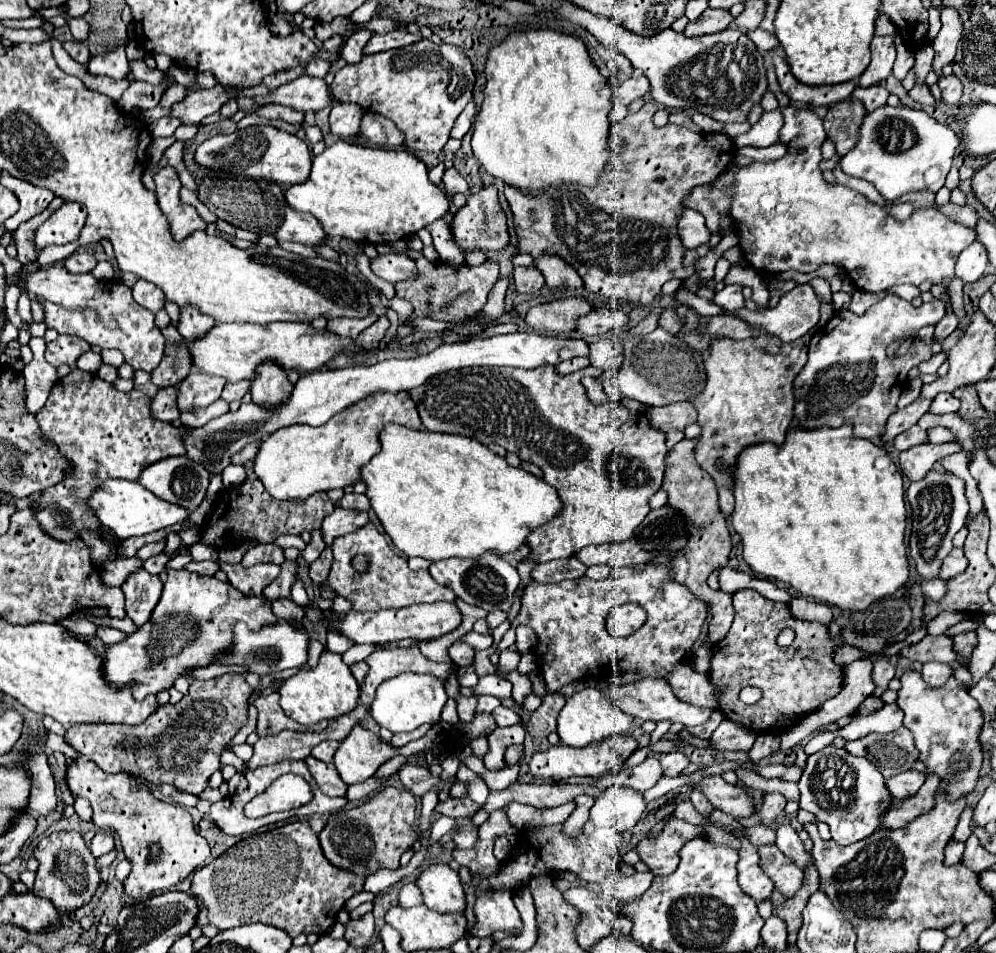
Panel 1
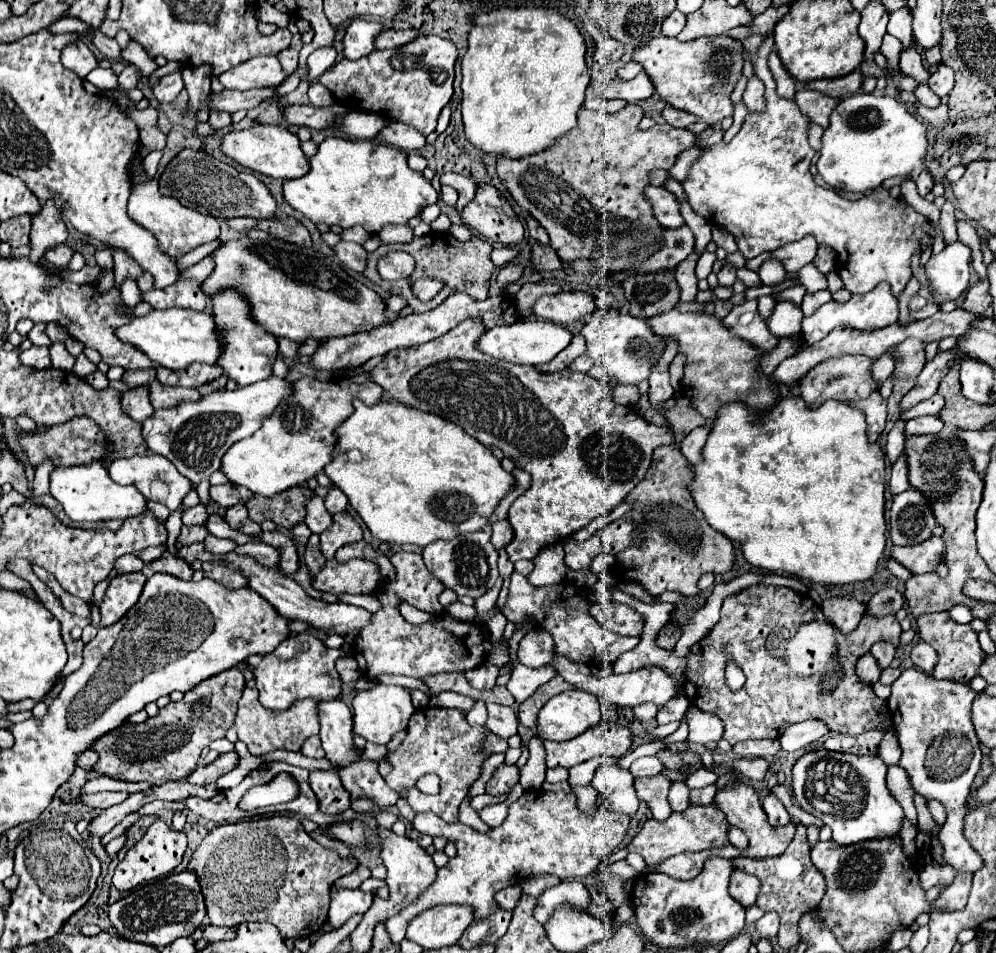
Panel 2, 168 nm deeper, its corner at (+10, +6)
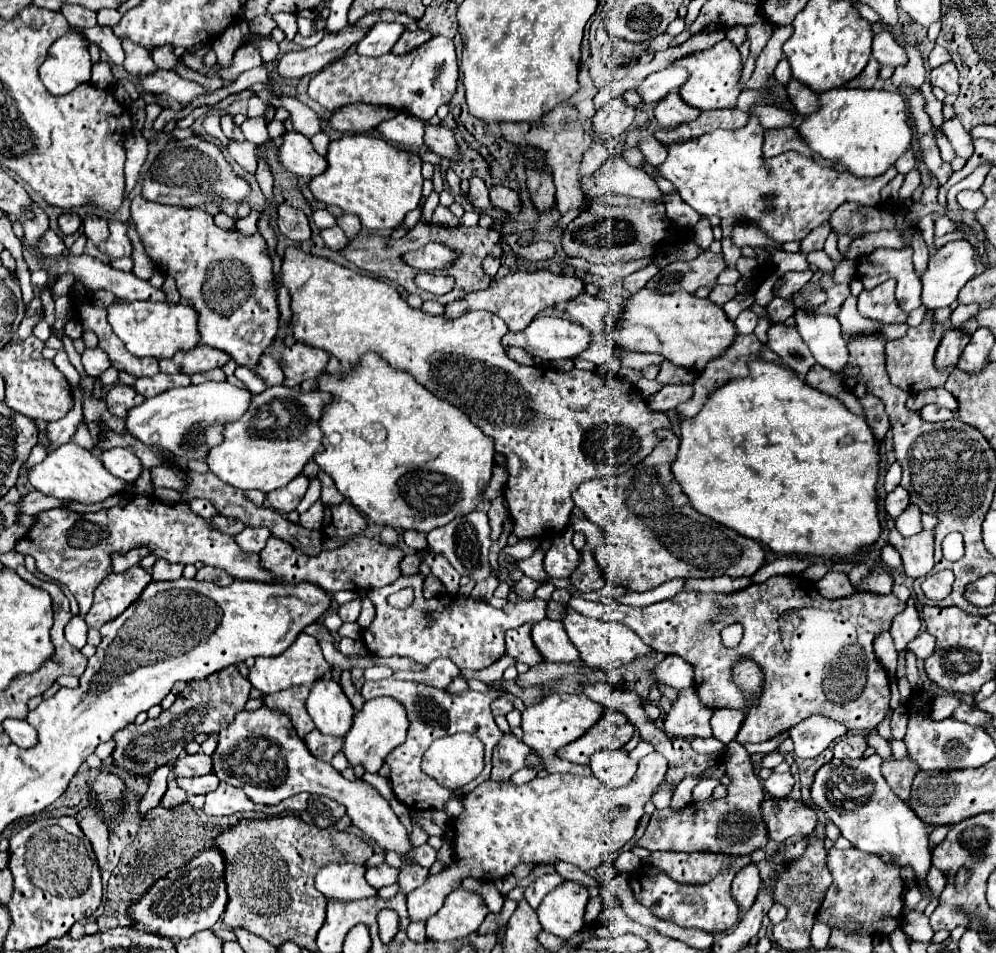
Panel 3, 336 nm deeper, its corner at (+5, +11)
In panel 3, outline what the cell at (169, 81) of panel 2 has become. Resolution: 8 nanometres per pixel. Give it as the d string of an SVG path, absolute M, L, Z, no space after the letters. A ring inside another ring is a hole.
M122 39L122 47L126 51L126 61L124 61L124 69L132 75L152 75L154 71L158 71L156 63L150 59L150 53L144 51L140 45L132 43L130 39Z

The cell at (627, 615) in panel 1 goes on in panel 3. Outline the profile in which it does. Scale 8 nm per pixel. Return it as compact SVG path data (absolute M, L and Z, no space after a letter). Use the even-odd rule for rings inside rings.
M776 575L764 583L752 583L736 593L682 591L672 599L646 607L630 607L618 601L604 605L600 601L586 601L582 597L572 597L568 605L586 617L628 625L652 649L666 655L672 653L688 661L694 667L694 689L706 707L728 707L744 711L744 725L736 735L736 741L742 745L768 741L816 713L846 725L848 731L876 731L876 727L890 711L890 677L876 663L872 643L906 607L906 603L898 601L892 593L876 595L858 591L848 599L832 601L832 607L842 611L844 619L852 619L852 627L856 627L856 639L860 639L860 647L864 647L864 659L868 659L868 679L856 683L856 695L852 703L828 703L828 699L824 699L824 691L820 691L820 683L816 683L814 667L806 667L804 653L796 653L792 649L792 629L822 619L822 595L816 591L812 581L798 575ZM728 623L744 625L744 637L734 651L720 643L720 629ZM742 659L752 659L764 673L764 685L754 703L750 703L742 695L742 689L734 683L732 669Z

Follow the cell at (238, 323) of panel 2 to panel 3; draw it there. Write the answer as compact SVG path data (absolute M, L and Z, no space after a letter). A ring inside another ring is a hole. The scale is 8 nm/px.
M142 195L132 199L130 215L148 257L176 279L178 293L190 299L200 313L202 343L228 351L240 367L256 373L260 357L276 339L280 317L264 237L260 233L244 237L238 231L224 231L202 209L160 205L146 201Z

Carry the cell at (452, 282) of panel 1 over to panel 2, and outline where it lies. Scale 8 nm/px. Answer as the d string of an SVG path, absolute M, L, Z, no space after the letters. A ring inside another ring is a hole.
M429 232L425 236L413 236L411 242L407 244L381 244L375 252L371 252L367 256L367 266L363 270L363 276L369 278L371 282L379 284L383 290L387 290L389 294L399 294L403 296L409 306L415 310L415 312L427 312L427 310L433 310L437 308L447 296L455 294L455 292L465 292L469 296L473 296L475 300L485 300L487 298L487 290L489 290L489 280L493 276L493 262L489 258L491 254L491 244L487 240L481 240L477 236L473 236L471 240L467 242L459 242L457 238L453 238L449 232ZM391 250L403 250L403 252L409 252L413 258L415 258L415 270L411 274L411 280L417 280L421 276L427 276L427 278L439 278L445 282L445 288L429 302L421 302L413 292L411 292L411 284L409 280L383 280L379 274L377 274L377 260L381 256L385 256L387 252Z

